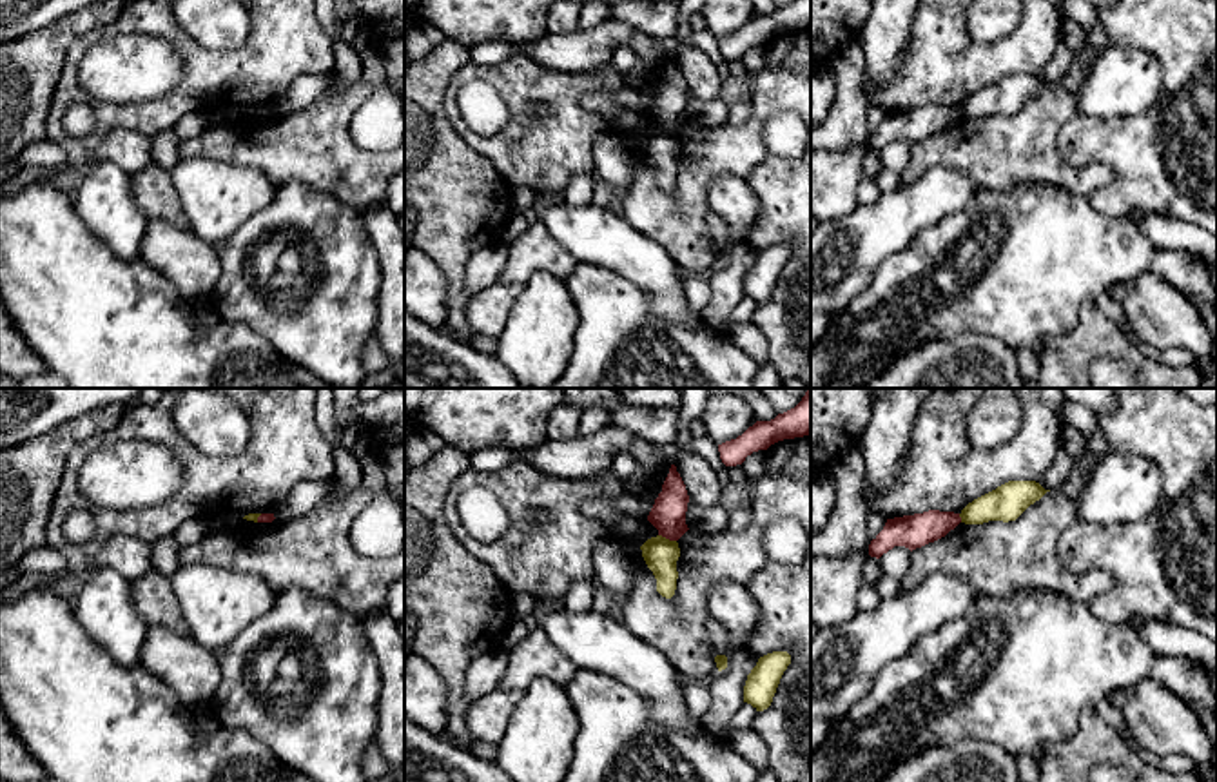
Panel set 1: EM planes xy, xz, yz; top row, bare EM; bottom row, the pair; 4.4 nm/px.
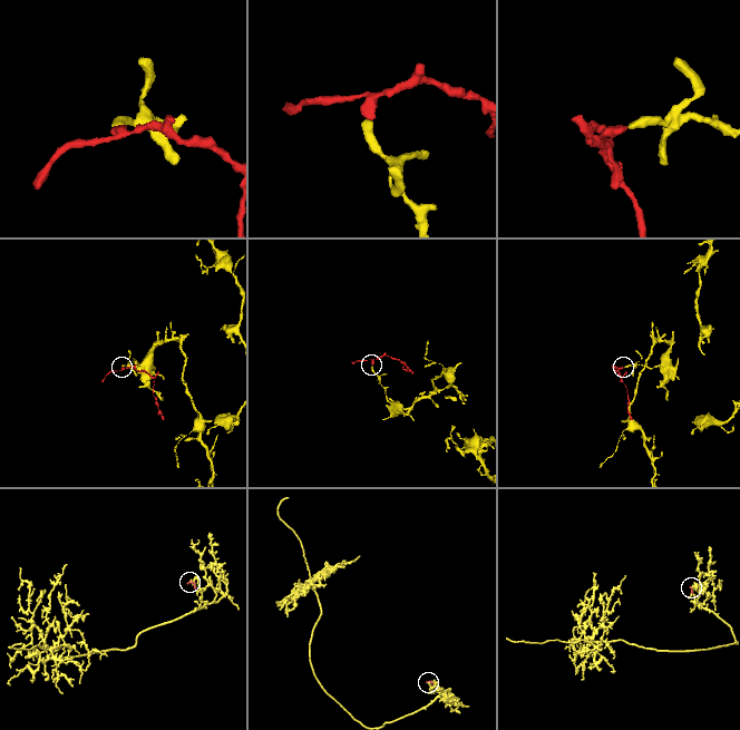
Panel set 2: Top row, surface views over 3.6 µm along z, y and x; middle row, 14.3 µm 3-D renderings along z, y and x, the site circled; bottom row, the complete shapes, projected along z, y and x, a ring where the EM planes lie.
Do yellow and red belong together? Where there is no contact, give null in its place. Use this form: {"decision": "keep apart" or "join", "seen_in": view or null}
{"decision": "keep apart", "seen_in": "xz"}

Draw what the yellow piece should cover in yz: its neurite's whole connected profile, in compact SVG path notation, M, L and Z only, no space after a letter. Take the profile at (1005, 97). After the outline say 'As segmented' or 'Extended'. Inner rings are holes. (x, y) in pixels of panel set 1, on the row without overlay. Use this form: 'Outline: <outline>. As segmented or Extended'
Outline: M1008 74L996 83L969 96L959 111L965 118L983 118L988 114L1016 114L1030 98L1047 85L1036 74Z. As segmented

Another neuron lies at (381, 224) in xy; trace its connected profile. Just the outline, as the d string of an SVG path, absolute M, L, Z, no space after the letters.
M386 203L355 209L361 212L381 269L375 337L390 361L399 367L404 356L404 232Z

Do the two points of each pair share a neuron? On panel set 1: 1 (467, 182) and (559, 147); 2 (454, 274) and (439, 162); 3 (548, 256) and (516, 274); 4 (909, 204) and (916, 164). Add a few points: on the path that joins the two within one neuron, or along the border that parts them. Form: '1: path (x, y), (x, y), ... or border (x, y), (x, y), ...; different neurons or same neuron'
1: border (467, 142), (512, 187); different neurons
2: path (452, 247), (452, 189); same neuron
3: path (541, 256), (534, 256), (523, 267); same neuron
4: border (954, 169), (931, 167), (918, 178), (902, 184); different neurons

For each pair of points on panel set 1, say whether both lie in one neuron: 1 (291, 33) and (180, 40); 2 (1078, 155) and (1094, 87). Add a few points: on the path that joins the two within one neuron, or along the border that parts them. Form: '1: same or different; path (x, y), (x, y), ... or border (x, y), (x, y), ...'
1: same; path (263, 60), (207, 62)
2: different; border (1078, 115), (1130, 115)

